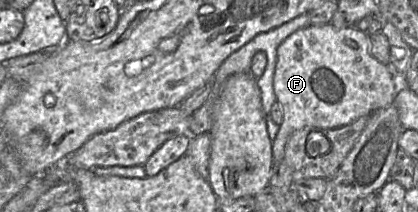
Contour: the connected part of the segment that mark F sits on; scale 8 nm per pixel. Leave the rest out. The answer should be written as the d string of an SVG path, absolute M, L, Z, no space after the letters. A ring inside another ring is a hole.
M330 22L298 29L278 46L273 87L283 111L283 121L272 142L273 163L285 158L287 141L295 131L305 126L329 129L347 125L393 104L397 95L394 76L388 66L370 53L368 34L355 26L337 28Z

